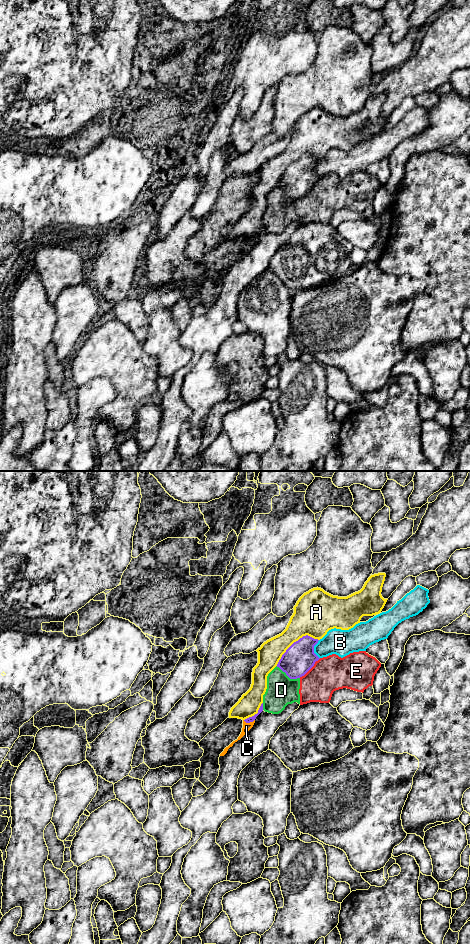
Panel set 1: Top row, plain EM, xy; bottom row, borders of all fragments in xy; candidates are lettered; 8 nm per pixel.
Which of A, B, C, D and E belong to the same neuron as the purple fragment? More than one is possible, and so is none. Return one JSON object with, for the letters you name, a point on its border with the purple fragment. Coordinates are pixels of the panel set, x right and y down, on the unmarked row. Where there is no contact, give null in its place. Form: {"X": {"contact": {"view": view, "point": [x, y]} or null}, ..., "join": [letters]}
{"join": []}

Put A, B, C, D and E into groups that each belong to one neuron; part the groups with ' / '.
A / B / C / D E

